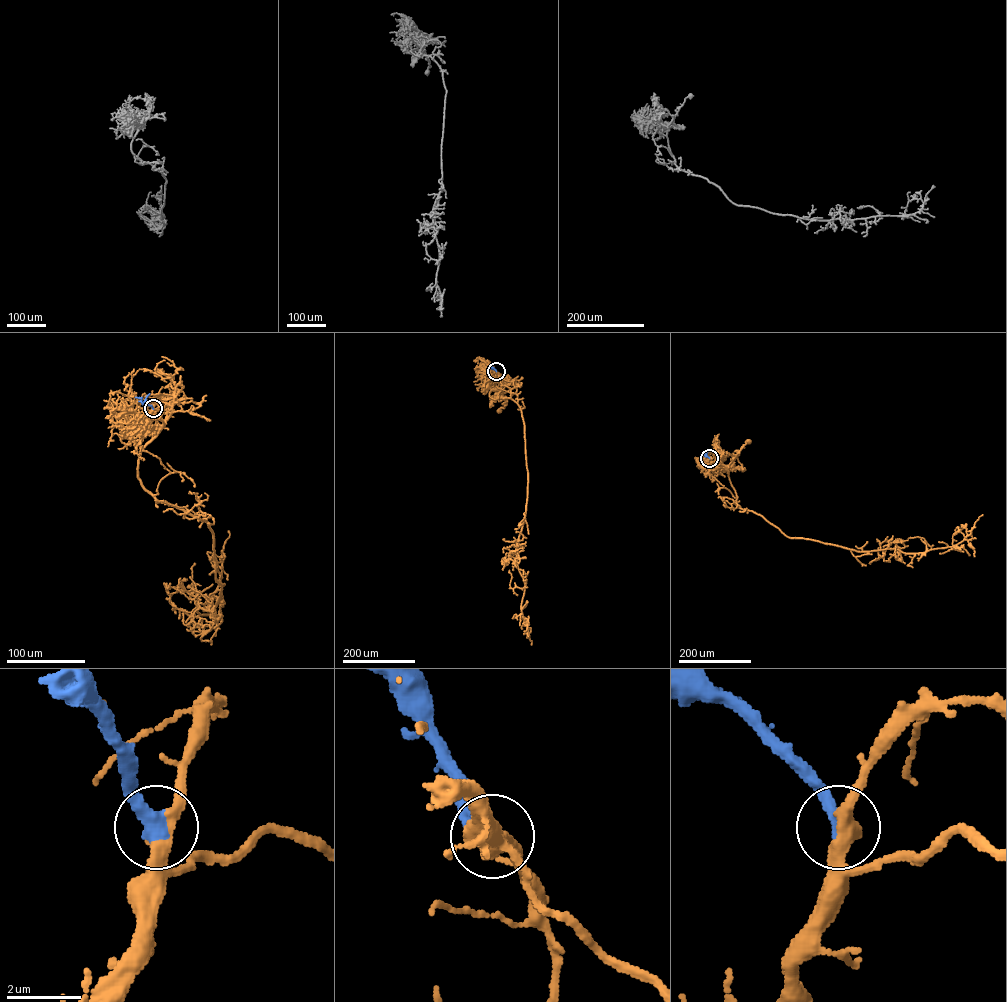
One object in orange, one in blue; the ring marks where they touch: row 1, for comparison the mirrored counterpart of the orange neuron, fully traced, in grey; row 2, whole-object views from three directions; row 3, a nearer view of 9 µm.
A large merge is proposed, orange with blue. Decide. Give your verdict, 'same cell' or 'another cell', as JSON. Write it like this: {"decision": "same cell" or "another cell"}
{"decision": "same cell"}

